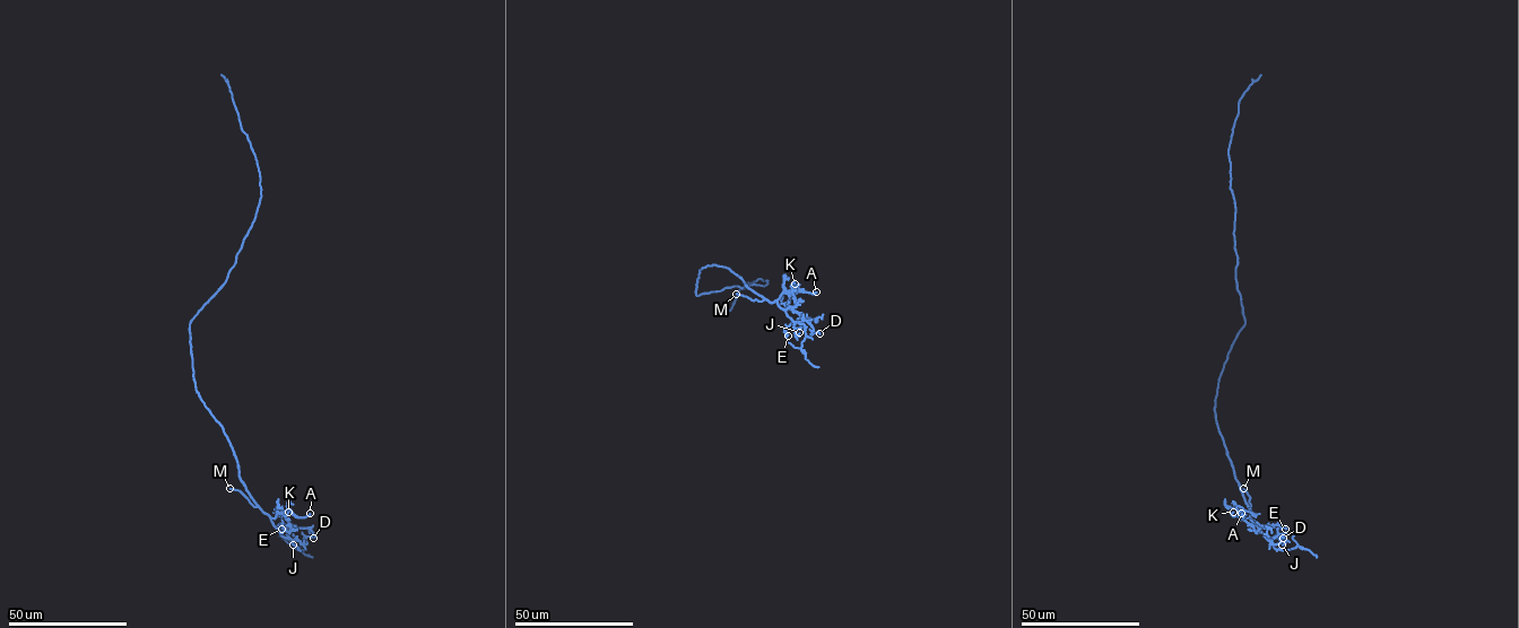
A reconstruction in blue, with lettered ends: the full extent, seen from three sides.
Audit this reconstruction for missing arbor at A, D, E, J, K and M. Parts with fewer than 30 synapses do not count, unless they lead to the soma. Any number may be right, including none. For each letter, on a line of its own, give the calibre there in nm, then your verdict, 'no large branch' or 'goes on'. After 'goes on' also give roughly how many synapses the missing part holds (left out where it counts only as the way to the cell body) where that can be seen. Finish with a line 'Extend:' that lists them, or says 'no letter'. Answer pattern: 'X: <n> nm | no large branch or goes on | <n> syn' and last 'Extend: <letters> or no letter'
A: 200 nm | no large branch
D: 110 nm | no large branch
E: 150 nm | no large branch
J: 160 nm | no large branch
K: 100 nm | no large branch
M: 140 nm | goes on
Extend: M

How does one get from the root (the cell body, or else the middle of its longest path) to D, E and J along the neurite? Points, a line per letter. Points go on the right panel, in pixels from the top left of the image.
D: (1233, 343), (1217, 383), (1216, 422), (1235, 478), (1251, 512), (1250, 517), (1272, 539), (1272, 544), (1283, 538)
E: (1233, 343), (1217, 383), (1216, 422), (1257, 531), (1261, 525), (1277, 524), (1285, 529)
J: (1233, 343), (1217, 383), (1216, 422), (1235, 478), (1251, 512), (1250, 517), (1268, 537), (1283, 537), (1282, 544)

